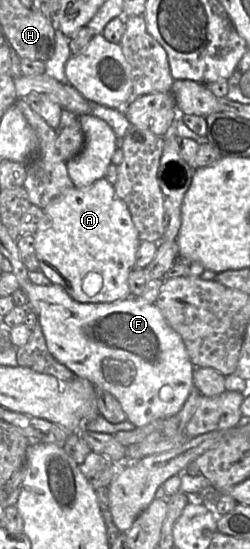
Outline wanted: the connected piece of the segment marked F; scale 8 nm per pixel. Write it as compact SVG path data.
M31 282L24 293L41 325L50 353L76 375L111 393L135 427L166 419L181 410L193 388L194 366L181 336L169 326L154 303L131 294L112 303L81 303L55 283L38 285Z

